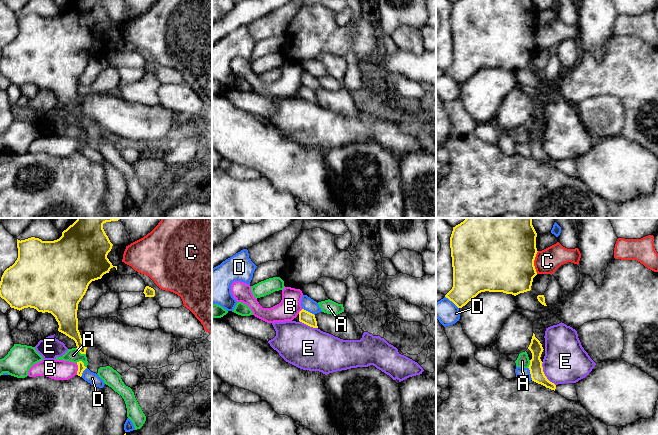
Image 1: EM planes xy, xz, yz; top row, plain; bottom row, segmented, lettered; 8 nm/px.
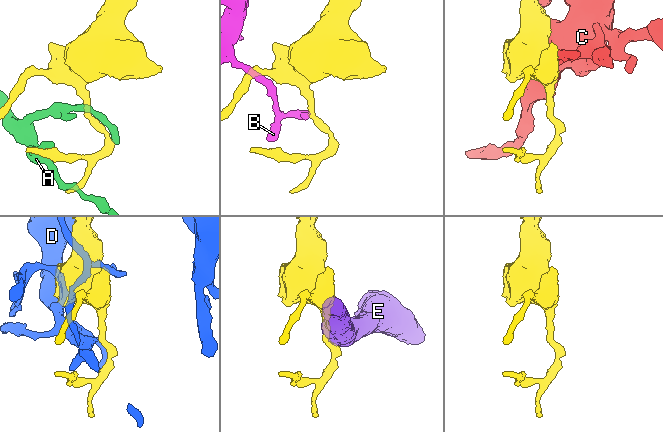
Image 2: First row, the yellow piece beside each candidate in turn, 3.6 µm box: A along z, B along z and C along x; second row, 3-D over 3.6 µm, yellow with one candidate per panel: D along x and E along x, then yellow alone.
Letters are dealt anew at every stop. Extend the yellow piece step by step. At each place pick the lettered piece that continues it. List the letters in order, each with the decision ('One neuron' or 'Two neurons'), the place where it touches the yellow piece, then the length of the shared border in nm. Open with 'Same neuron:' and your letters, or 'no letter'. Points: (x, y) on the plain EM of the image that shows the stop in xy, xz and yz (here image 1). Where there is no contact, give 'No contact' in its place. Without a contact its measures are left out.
Same neuron: no letter
A: Two neurons. Touches yellow at xy (82, 138). Shared border 100 nm
B: Two neurons. Touches yellow at xy (78, 145). Shared border 100 nm
C: Two neurons. Touches yellow at yz (533, 38). Shared border 180 nm
D: Two neurons. Touches yellow at xz (307, 87). Shared border 120 nm
E: Two neurons. Touches yellow at yz (544, 150). Shared border 220 nm

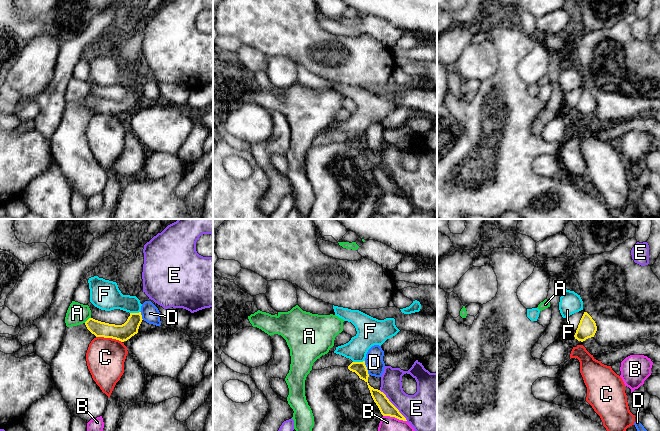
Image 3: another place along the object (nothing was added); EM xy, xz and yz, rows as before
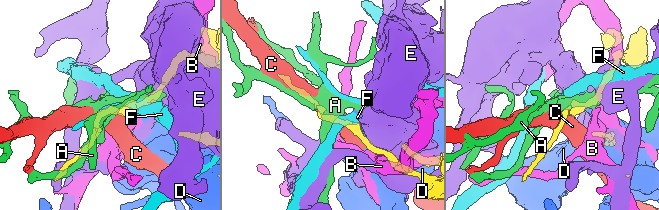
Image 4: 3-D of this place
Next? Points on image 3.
Same neuron: no letter
A: Two neurons. Touches yellow at xy (88, 95). Shared border 70 nm
B: Two neurons. Touches yellow at xz (395, 193). Shared border 200 nm
C: Two neurons. Touches yellow at xy (109, 113). Shared border 220 nm
D: Two neurons. Touches yellow at xz (366, 144). Shared border 120 nm
E: Two neurons. Touches yellow at xz (393, 181). Shared border 340 nm
F: Two neurons. Touches yellow at xz (358, 138). Shared border 100 nm

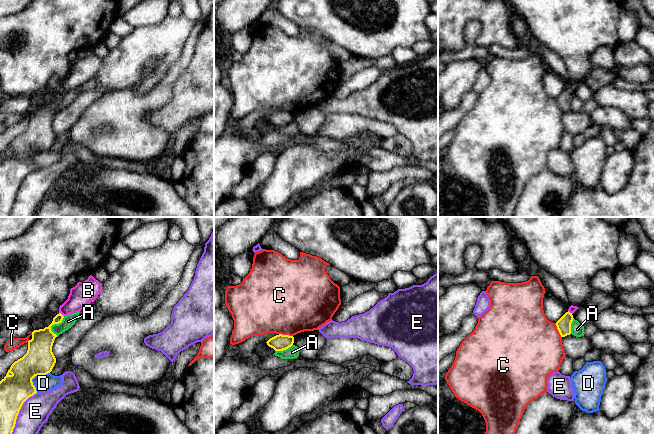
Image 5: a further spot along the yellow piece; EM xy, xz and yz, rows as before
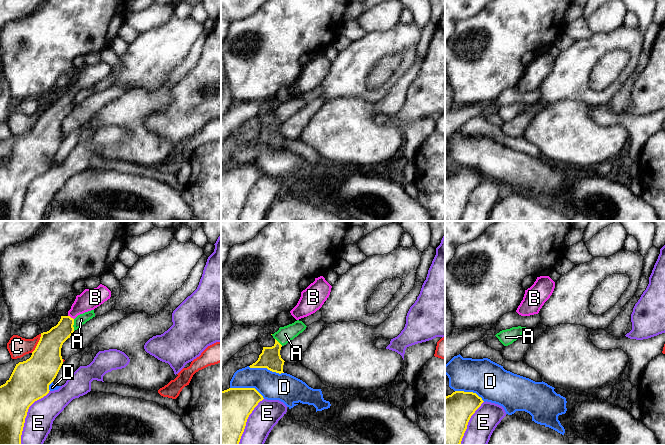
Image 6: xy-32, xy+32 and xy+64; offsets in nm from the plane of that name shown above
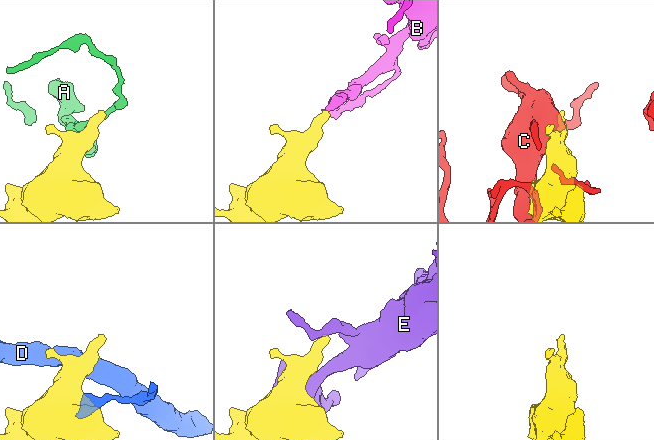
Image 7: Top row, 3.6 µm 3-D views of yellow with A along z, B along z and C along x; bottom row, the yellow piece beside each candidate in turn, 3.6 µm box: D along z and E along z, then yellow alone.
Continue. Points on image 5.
Same neuron: B
A: Two neurons. Touches yellow at xy (53, 100). Shared border 180 nm
B: One neuron. Touches yellow at xy (61, 90). Shared border 50 nm
C: Two neurons. Touches yellow at yz (558, 106). Shared border 130 nm
D: Two neurons. Touches yellow at xy (34, 152). Shared border 200 nm
E: Two neurons. Touches yellow at xy (17, 191). Shared border 440 nm

